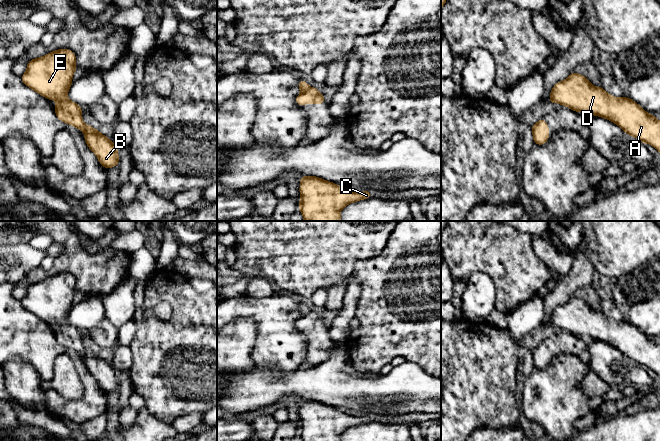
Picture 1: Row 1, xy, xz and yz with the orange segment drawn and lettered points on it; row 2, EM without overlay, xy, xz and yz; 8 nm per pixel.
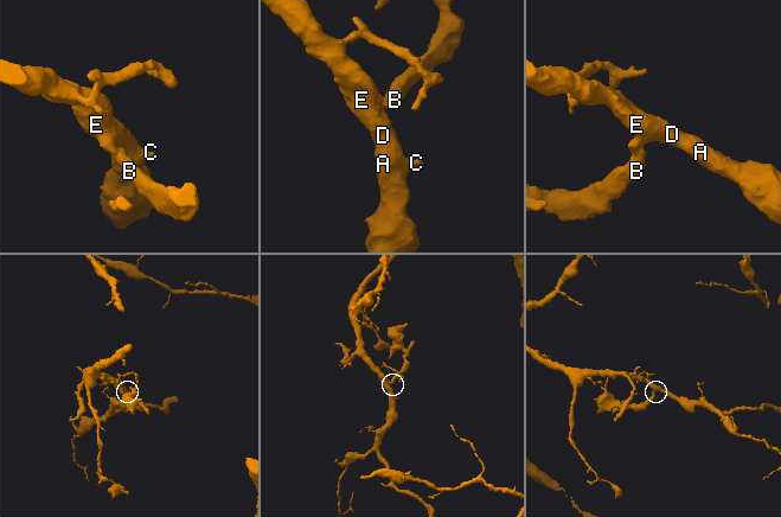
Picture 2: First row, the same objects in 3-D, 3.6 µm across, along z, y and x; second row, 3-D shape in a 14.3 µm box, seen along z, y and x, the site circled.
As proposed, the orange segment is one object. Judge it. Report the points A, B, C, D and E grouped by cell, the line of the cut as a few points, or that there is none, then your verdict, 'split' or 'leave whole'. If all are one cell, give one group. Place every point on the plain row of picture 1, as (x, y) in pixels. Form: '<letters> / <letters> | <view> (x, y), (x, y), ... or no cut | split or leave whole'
A C D E / B | xz (309, 312), (302, 316) | split

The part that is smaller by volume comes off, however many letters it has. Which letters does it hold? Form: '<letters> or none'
B

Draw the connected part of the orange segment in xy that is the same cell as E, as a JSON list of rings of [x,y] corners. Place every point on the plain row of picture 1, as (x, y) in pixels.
[[[58,273],[30,284],[21,300],[22,306],[49,323],[56,324],[56,340],[62,346],[83,354],[82,332],[67,322],[76,295],[76,281],[70,273]]]

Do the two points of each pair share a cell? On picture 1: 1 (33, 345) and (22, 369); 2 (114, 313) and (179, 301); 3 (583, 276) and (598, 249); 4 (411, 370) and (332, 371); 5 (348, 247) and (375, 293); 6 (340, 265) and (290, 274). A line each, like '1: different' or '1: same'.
1: different
2: different
3: different
4: same
5: different
6: same

